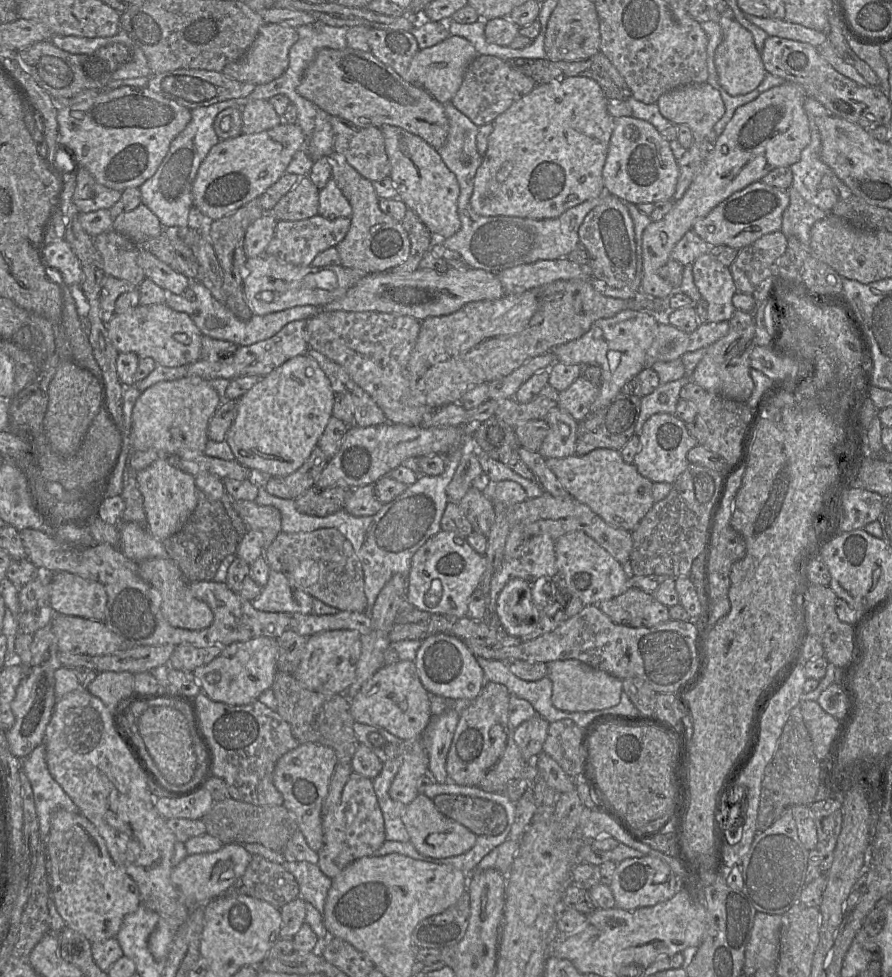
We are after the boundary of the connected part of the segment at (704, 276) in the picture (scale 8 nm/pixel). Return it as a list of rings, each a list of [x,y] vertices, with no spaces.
[[[708,252],[693,262],[692,271],[701,299],[707,302],[707,322],[729,321],[736,310],[732,297],[737,293],[729,267]]]

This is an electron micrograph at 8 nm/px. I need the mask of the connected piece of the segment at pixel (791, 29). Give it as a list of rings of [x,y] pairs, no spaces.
[[[749,14],[745,16],[748,21],[761,28],[769,36],[808,43],[815,48],[827,41],[826,33],[787,22],[784,19],[759,18]]]

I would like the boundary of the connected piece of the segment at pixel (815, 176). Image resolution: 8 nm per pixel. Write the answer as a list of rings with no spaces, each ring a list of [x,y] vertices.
[[[806,97],[804,101],[804,110],[809,121],[811,142],[802,150],[800,160],[789,167],[793,176],[792,187],[805,201],[830,213],[832,207],[839,200],[846,199],[852,195],[848,186],[846,186],[820,158],[821,138],[815,124],[815,119],[817,117],[834,115],[820,102],[811,97]]]

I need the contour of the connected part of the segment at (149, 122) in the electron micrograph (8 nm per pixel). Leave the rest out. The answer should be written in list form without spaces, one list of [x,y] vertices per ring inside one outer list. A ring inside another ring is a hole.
[[[121,86],[100,91],[95,98],[59,107],[59,143],[76,157],[95,180],[111,189],[139,187],[152,177],[174,138],[191,120],[191,110],[150,90]]]

